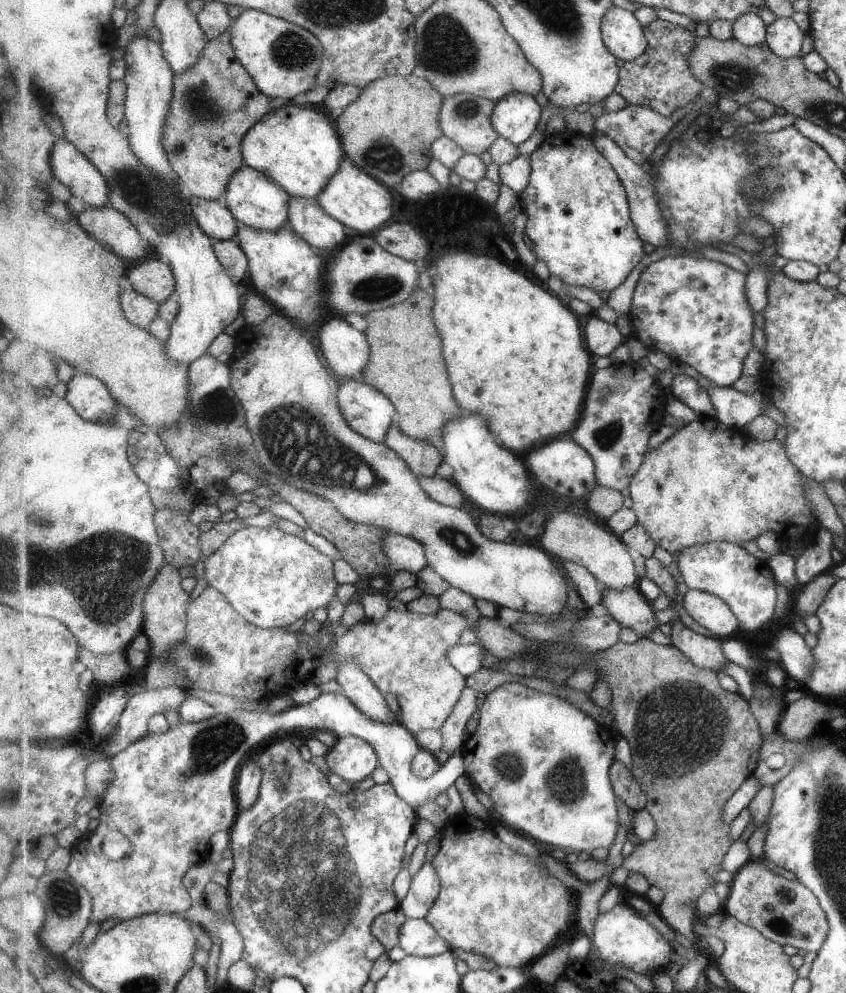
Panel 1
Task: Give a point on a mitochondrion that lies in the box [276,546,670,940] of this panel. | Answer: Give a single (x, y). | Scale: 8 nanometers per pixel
(567, 783)

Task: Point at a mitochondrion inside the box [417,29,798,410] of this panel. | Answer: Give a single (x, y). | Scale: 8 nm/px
(734, 76)

